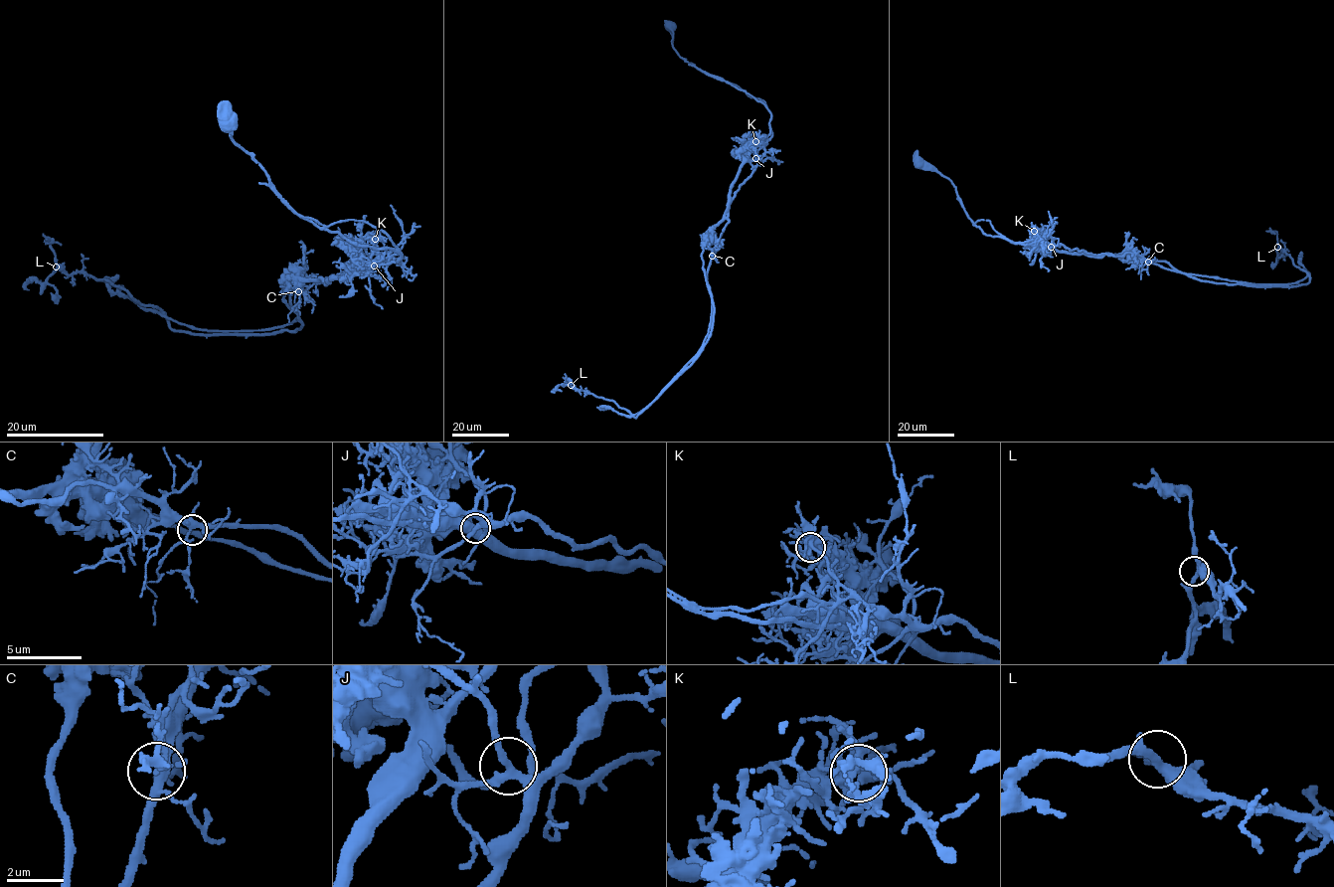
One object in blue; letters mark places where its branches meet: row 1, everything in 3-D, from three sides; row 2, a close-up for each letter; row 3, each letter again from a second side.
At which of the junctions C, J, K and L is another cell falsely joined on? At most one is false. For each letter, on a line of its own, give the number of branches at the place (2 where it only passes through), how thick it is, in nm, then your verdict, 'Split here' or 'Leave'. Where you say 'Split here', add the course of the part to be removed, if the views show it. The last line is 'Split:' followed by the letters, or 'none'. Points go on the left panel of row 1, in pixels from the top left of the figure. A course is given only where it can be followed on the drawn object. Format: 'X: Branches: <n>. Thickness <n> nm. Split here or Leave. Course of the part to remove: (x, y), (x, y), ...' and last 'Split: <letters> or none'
C: Branches: 6. Thickness 320 nm. Leave
J: Branches: 4. Thickness 280 nm. Leave
K: Branches: 10. Thickness 360 nm. Split here. Course of the part to remove: (374, 239), (389, 257), (311, 276), (290, 292), (302, 324), (275, 332), (174, 331), (82, 271), (28, 290)
L: Branches: 3. Thickness 380 nm. Leave
Split: K

